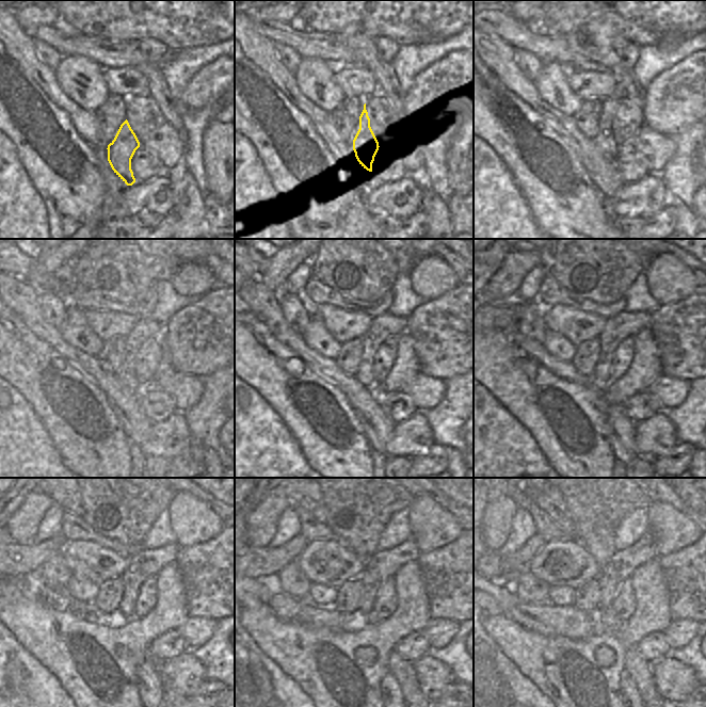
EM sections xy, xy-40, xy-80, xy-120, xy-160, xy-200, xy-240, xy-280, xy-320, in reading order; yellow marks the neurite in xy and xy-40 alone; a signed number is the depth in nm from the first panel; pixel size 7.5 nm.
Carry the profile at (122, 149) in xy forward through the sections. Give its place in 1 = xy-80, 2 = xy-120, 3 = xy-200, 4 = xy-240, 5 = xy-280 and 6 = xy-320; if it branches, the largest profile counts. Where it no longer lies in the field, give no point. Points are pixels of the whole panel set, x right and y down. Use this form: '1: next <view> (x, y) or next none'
1: next xy-80 (604, 140)
2: next xy-120 (146, 326)
3: next xy-200 (619, 327)
4: next xy-240 (146, 563)
5: next xy-280 (384, 564)
6: next xy-320 (623, 563)

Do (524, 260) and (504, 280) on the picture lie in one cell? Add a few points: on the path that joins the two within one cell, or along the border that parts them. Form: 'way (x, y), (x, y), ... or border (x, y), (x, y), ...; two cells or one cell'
way (518, 264), (508, 275); one cell

